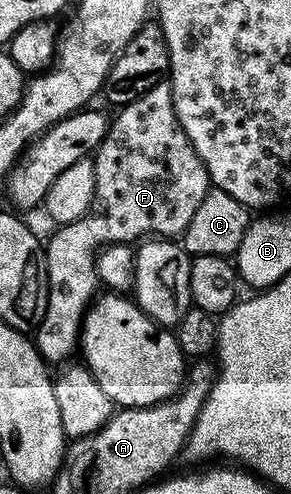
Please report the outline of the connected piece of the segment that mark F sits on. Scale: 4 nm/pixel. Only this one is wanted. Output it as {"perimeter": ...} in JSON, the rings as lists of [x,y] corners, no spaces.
{"perimeter":[[[167,80],[159,81],[157,85],[150,87],[150,91],[146,91],[146,95],[134,99],[117,113],[120,114],[111,118],[108,134],[94,154],[92,166],[96,186],[88,214],[74,223],[59,226],[55,230],[57,233],[43,246],[43,267],[48,280],[48,294],[46,311],[34,331],[34,340],[36,350],[52,367],[56,367],[59,361],[71,362],[72,352],[77,352],[84,315],[88,312],[88,306],[96,300],[101,288],[100,277],[96,273],[98,250],[106,245],[126,245],[151,237],[179,238],[186,231],[186,227],[190,227],[190,219],[194,219],[198,203],[206,199],[210,188],[206,167],[202,159],[198,159],[198,151],[194,151],[190,139],[186,139],[182,123],[178,123],[172,87]]]}

